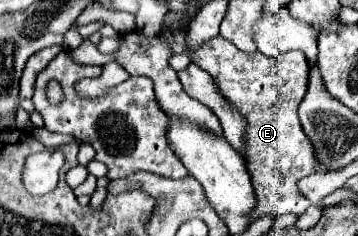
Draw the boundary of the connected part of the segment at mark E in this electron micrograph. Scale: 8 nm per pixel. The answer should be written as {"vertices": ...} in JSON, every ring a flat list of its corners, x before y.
{"vertices":[[165,30,160,35,166,41,173,53,188,53,190,61,200,69,208,71,218,87,218,93,246,119,244,133,244,159,246,169,252,175,252,187,256,195,256,219,260,217,278,217,284,213,302,215,310,201,298,193,296,183,316,171,316,157,312,151,312,143,302,131,298,119,298,105,304,99,308,85,308,61,302,51,288,51,278,55,276,59,256,53,242,53,216,35,204,41,196,51,188,47,186,31]]}

